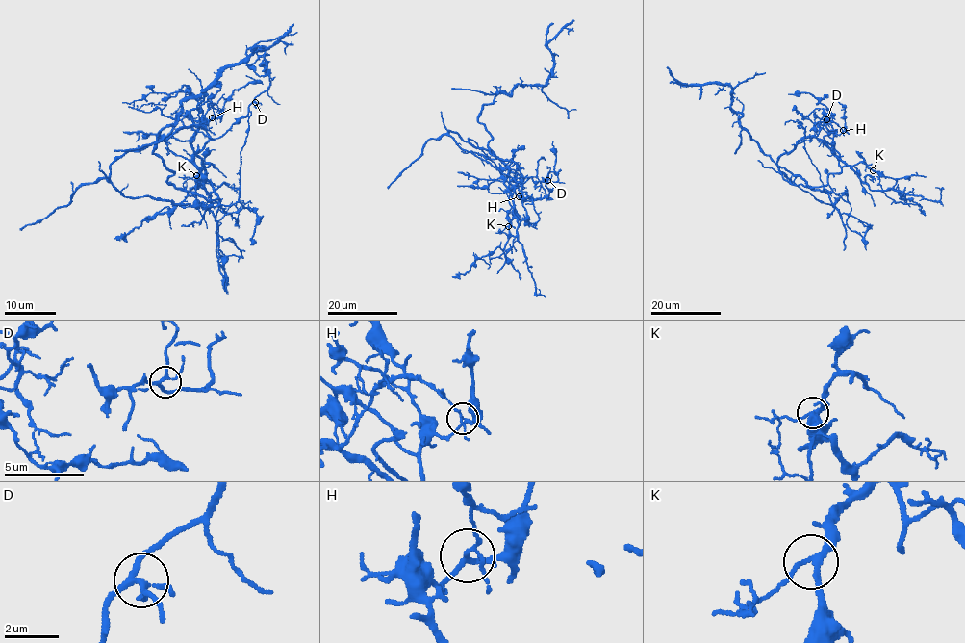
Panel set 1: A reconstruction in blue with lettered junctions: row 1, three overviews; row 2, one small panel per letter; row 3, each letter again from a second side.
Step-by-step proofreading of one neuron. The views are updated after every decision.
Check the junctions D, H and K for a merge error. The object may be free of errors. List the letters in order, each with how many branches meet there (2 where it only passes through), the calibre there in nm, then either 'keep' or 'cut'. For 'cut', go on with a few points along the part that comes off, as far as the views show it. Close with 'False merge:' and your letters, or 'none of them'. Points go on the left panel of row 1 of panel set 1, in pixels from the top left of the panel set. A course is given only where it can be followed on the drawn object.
D: branches 4; calibre 200 nm; keep
H: branches 4; calibre 160 nm; cut; course (212, 116), (208, 104), (205, 124), (128, 150), (110, 166), (110, 181), (129, 197), (232, 205), (250, 111)
K: branches 3; calibre 180 nm; keep
False merge: H

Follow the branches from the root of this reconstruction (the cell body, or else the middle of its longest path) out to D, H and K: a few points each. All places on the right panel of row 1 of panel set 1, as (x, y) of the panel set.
D: (794, 174), (815, 188), (825, 186), (830, 173), (841, 171), (833, 146), (823, 137), (827, 134), (826, 119)
H: (794, 174), (815, 188), (825, 186), (830, 173), (839, 173), (841, 167), (833, 150), (833, 137), (842, 130)
K: (794, 174), (815, 188), (825, 186), (827, 176), (839, 173), (844, 166), (863, 162), (873, 170)

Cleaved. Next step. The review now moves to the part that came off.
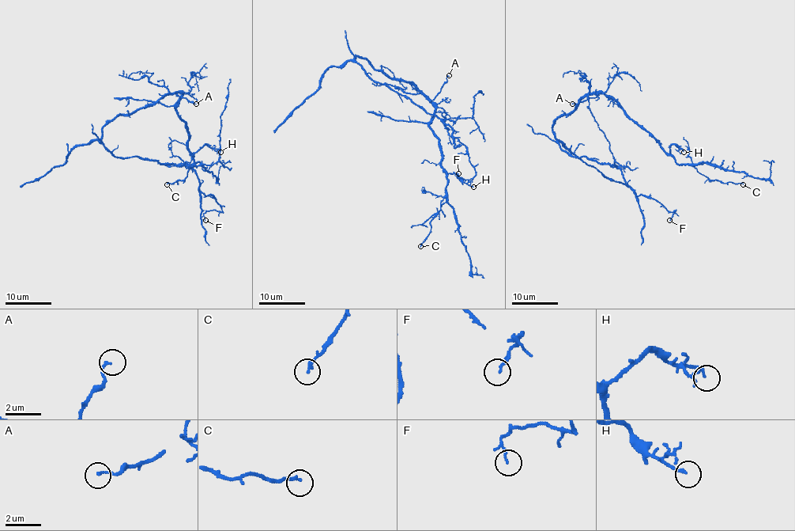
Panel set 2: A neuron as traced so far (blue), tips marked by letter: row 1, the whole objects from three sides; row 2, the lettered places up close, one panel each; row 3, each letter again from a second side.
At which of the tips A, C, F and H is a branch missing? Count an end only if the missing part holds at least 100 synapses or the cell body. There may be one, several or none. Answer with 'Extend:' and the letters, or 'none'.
Extend: none

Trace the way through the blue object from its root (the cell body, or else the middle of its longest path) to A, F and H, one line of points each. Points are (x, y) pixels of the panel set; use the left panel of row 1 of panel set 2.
A: (134, 110), (154, 105), (167, 95), (174, 93), (196, 104)
F: (134, 110), (102, 128), (102, 143), (119, 157), (187, 164), (199, 189), (223, 210), (207, 210), (205, 220)
H: (134, 110), (179, 92), (176, 113), (186, 123), (187, 148), (194, 153), (209, 145), (220, 152)

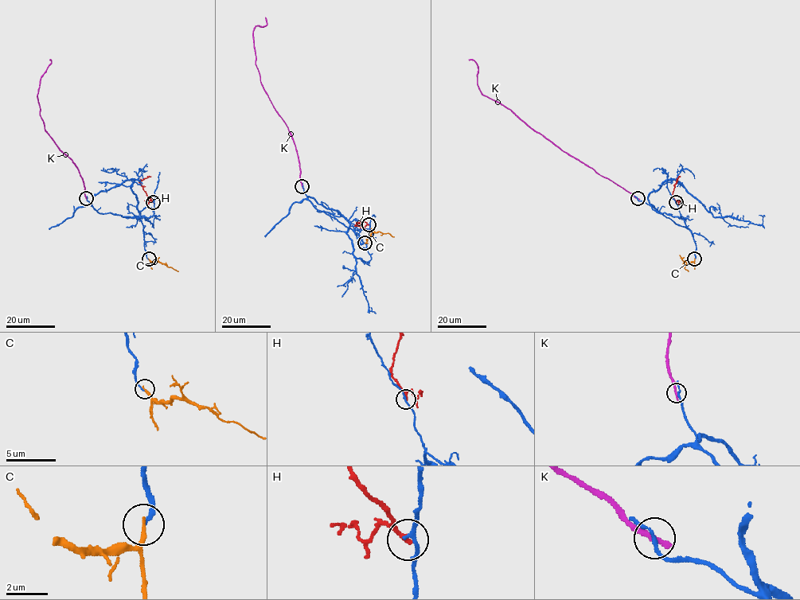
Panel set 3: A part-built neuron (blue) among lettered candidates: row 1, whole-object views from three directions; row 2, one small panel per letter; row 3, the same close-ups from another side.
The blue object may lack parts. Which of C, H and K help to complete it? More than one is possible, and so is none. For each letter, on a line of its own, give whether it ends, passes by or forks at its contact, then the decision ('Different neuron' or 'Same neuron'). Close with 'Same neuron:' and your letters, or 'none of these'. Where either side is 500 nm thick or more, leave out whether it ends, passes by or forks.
C: It ends there. Same neuron
H: It passes by. Different neuron
K: It ends there. Different neuron
Same neuron: C

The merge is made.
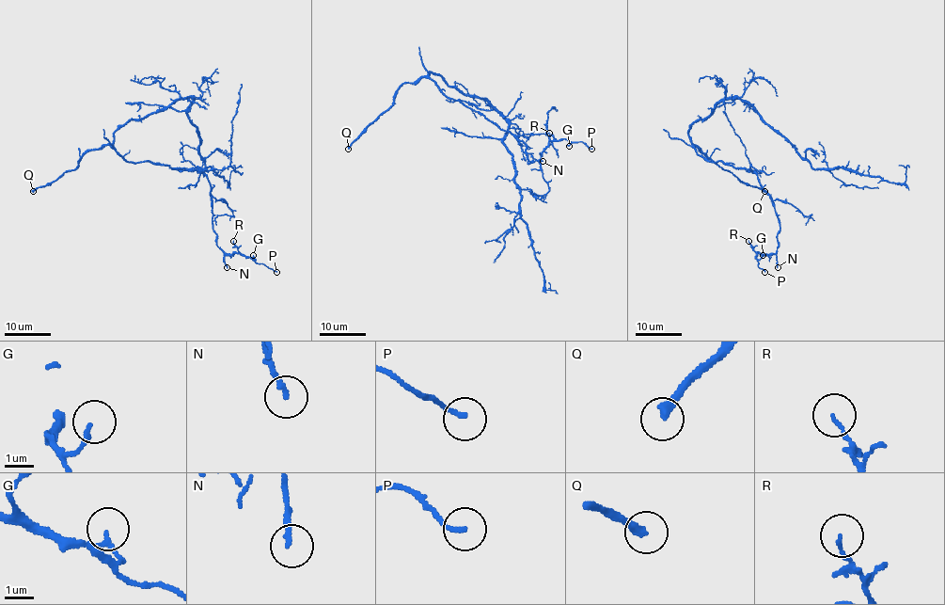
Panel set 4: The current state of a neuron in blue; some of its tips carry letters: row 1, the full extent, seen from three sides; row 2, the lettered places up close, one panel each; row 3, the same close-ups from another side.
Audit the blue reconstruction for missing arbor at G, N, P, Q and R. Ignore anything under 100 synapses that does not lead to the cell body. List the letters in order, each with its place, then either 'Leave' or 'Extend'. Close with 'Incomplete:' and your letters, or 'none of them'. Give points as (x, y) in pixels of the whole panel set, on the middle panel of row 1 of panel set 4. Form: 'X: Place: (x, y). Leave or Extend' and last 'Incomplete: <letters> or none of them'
G: Place: (569, 146). Leave
N: Place: (543, 161). Leave
P: Place: (591, 149). Leave
Q: Place: (348, 149). Extend
R: Place: (549, 133). Leave
Incomplete: Q

